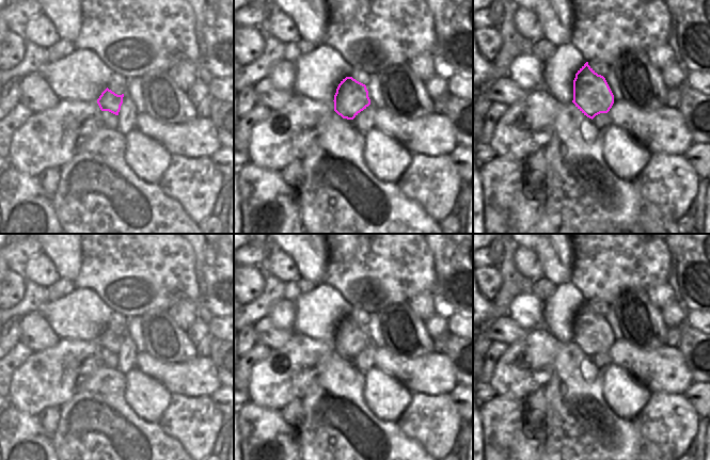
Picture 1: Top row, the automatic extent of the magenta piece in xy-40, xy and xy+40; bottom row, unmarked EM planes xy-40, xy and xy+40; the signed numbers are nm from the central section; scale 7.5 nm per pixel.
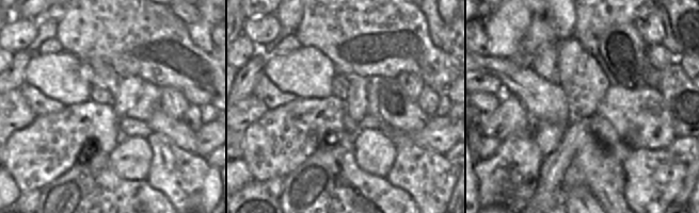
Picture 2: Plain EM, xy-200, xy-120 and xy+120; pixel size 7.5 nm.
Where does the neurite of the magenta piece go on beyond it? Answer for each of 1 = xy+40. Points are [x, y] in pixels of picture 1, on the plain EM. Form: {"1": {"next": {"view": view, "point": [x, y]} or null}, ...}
{"1": {"next": null}}

